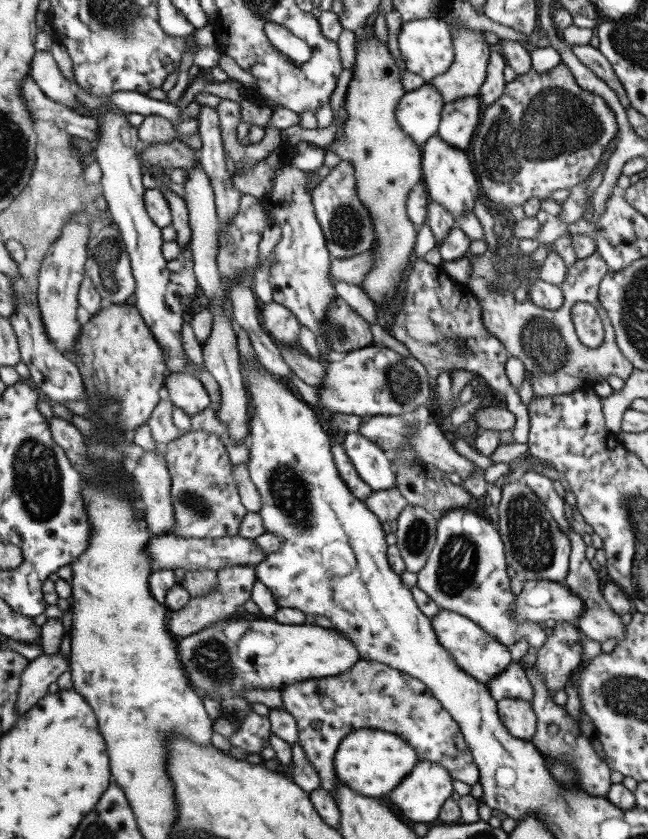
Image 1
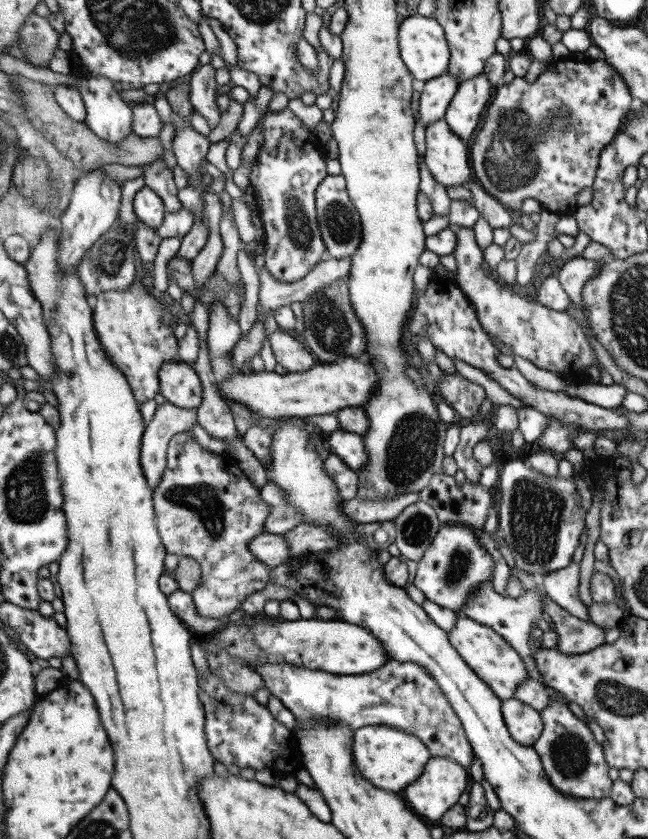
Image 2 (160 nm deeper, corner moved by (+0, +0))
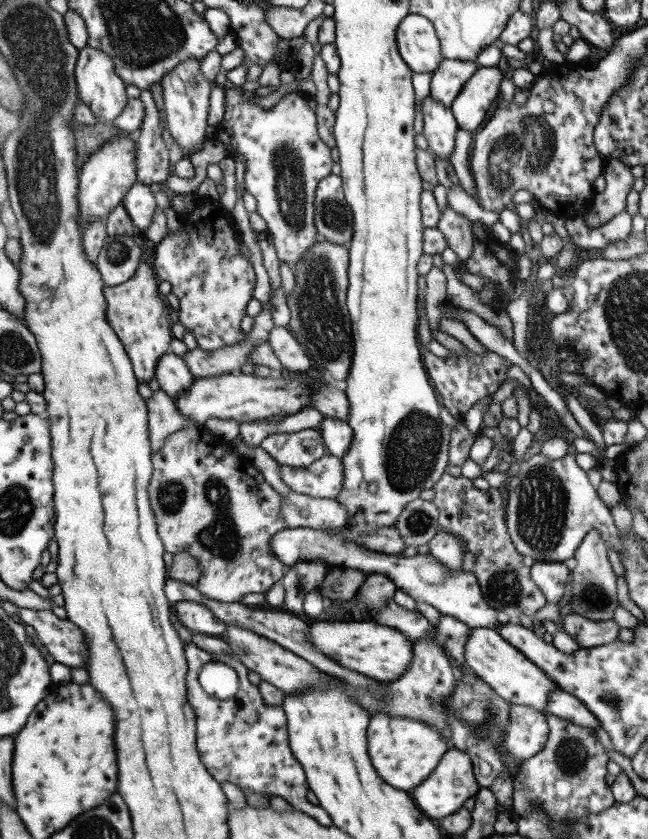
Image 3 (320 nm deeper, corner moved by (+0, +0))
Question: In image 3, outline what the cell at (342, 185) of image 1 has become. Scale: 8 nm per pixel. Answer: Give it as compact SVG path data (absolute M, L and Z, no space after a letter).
M331 173L319 183L315 222L321 237L350 248L354 237L354 218L341 174Z

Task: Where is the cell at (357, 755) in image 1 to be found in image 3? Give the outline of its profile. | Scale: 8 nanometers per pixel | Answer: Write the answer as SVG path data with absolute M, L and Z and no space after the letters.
M379 713L373 716L368 739L370 755L378 773L391 786L410 792L434 772L448 749L435 727L419 719L399 715Z

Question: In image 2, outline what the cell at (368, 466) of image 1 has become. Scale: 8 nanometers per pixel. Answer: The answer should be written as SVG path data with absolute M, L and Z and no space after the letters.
M345 429L334 430L329 434L328 442L333 453L338 454L355 472L362 470L370 462L364 436Z

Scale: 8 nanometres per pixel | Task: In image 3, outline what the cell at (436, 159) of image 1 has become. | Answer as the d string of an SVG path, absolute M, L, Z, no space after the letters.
M431 95L425 96L422 101L422 122L422 135L429 146L428 155L448 160L455 150L455 133L459 127L450 107L433 100Z

